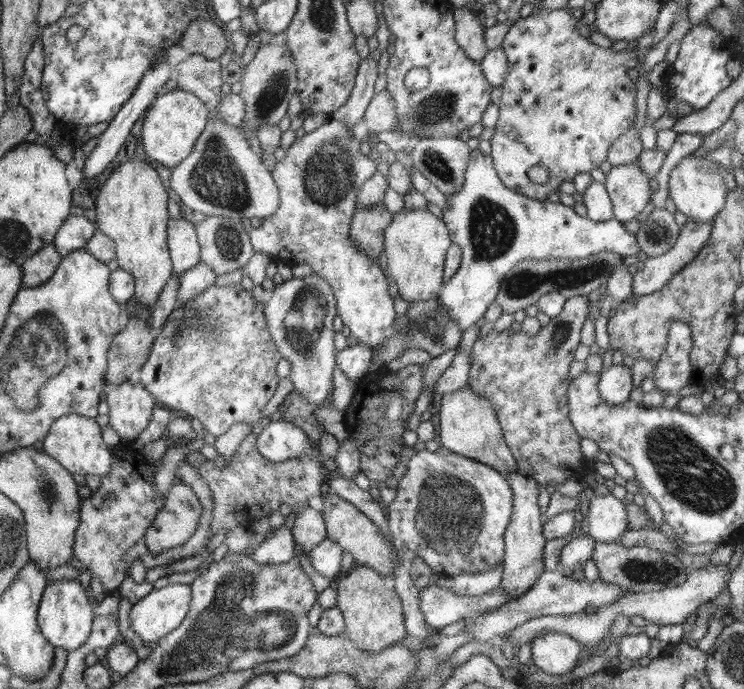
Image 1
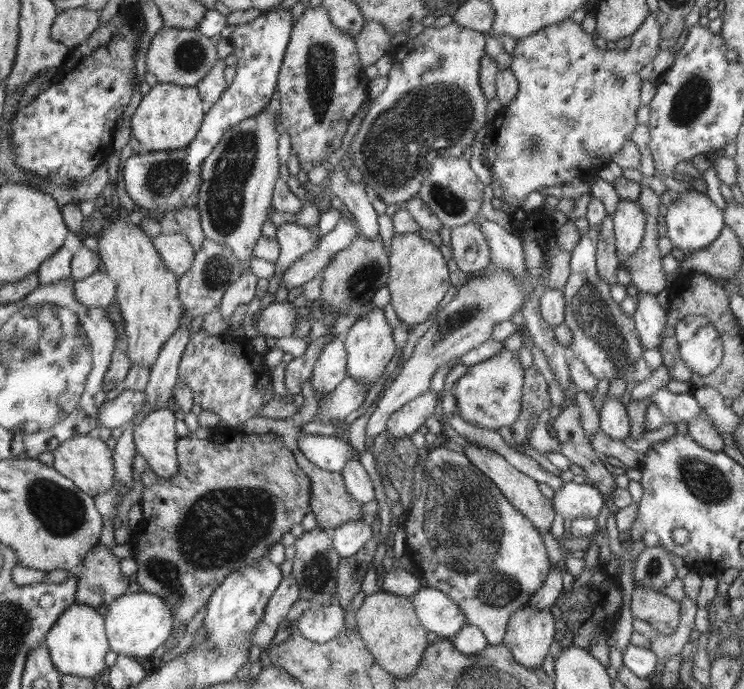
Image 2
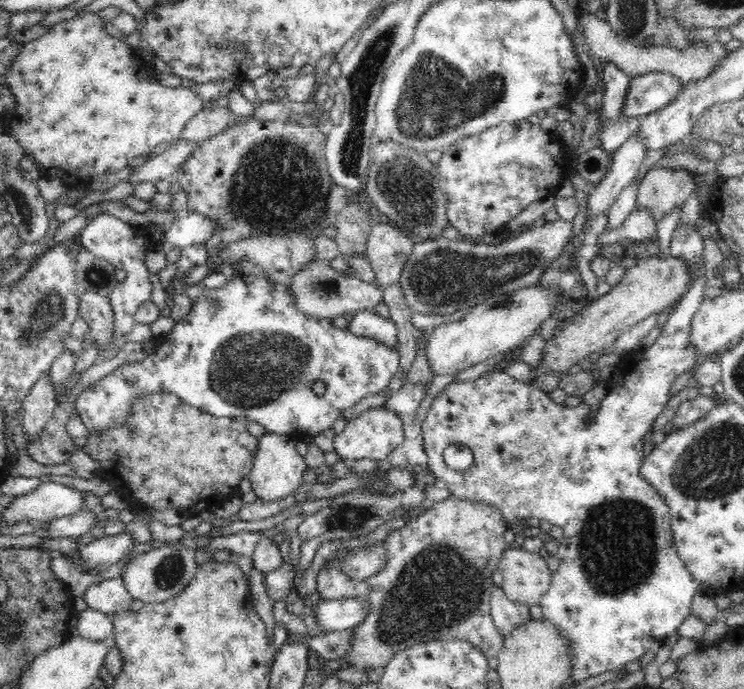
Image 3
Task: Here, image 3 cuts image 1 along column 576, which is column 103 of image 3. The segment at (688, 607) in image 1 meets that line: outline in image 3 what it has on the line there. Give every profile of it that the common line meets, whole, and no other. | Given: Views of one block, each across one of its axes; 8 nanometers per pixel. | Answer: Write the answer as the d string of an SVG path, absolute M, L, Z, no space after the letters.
M88 607L78 612L76 633L84 640L107 640L113 636L111 615Z

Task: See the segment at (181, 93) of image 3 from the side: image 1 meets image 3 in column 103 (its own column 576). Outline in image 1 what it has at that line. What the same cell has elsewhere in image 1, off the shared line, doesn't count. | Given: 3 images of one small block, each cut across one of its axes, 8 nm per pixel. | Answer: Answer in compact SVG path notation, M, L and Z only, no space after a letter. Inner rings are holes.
M534 8L532 13L525 18L520 17L508 30L501 48L506 53L508 63L508 75L502 83L502 96L500 96L499 119L494 127L494 135L491 139L491 159L495 166L497 176L504 186L512 189L516 194L530 197L536 200L546 201L552 191L556 191L565 181L573 181L577 174L590 173L592 168L600 168L602 162L606 162L607 152L612 142L634 126L636 120L636 85L635 79L628 75L628 68L636 68L640 64L640 52L636 49L632 52L614 52L611 48L602 48L591 42L590 38L582 36L576 28L576 17L565 9ZM532 166L544 166L549 173L549 180L545 184L537 184L529 180L529 169Z

